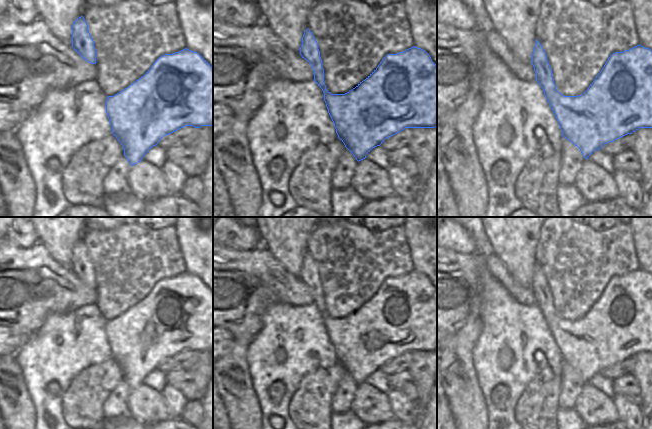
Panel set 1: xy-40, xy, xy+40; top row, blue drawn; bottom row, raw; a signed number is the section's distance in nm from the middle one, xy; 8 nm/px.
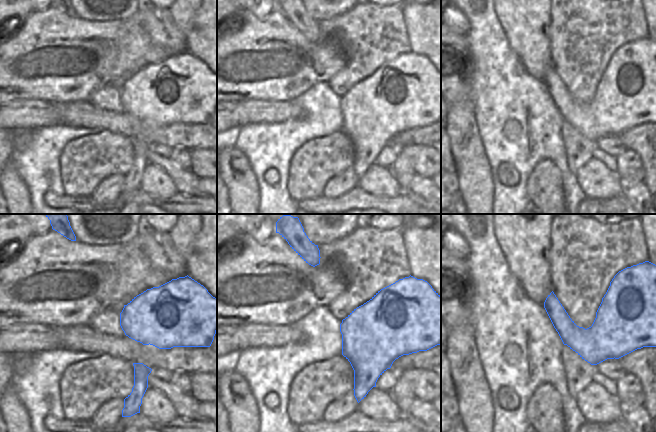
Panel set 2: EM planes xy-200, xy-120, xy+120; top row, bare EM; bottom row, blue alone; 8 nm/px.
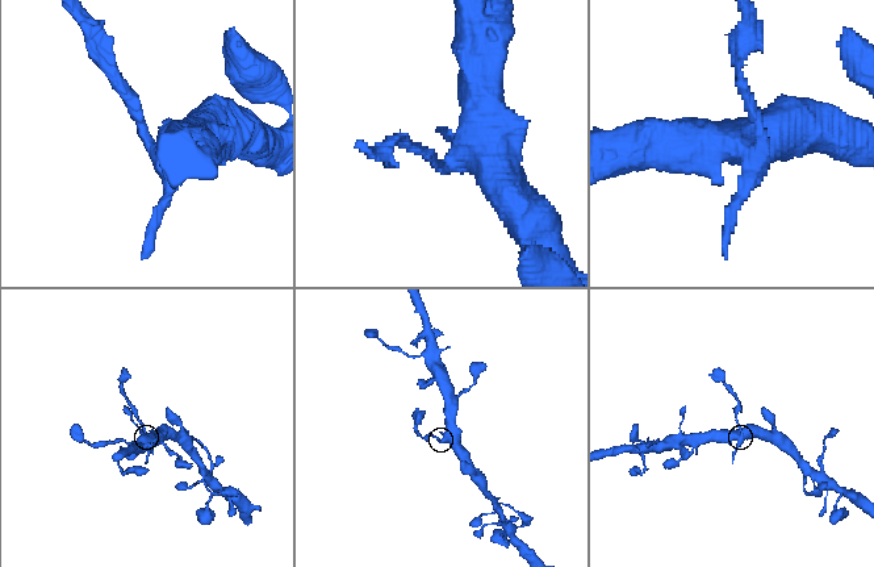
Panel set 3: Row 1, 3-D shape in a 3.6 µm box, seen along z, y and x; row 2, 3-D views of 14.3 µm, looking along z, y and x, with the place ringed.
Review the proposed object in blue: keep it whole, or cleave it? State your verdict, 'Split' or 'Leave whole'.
Split.

